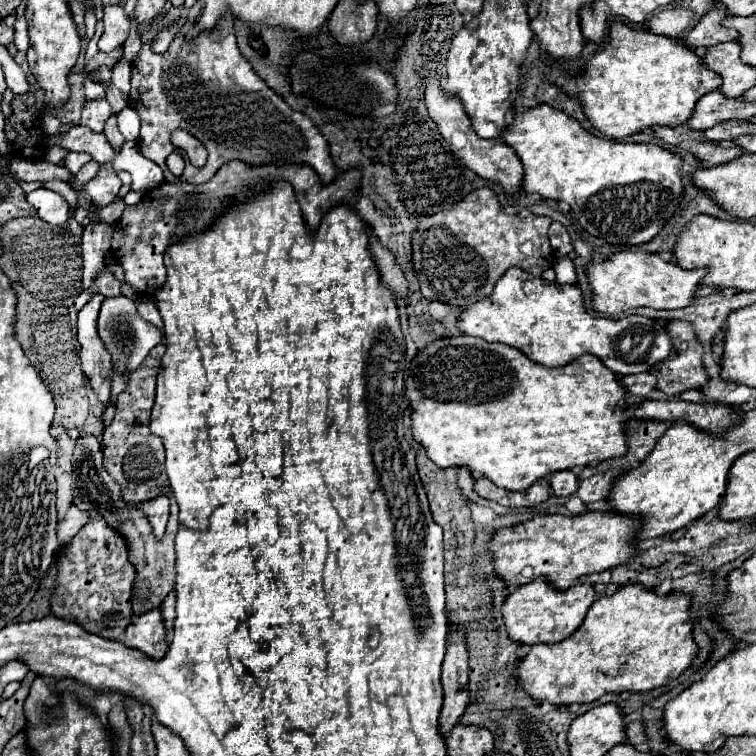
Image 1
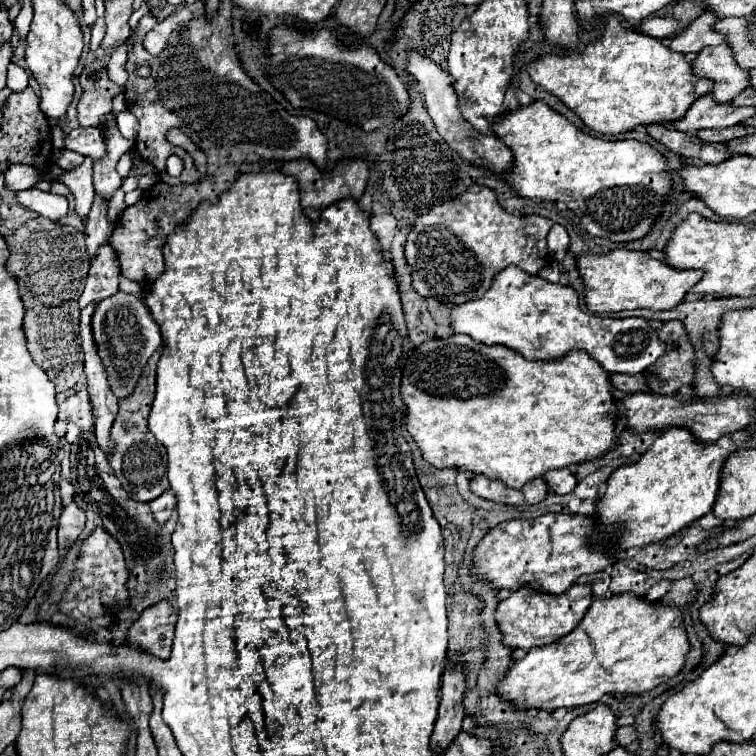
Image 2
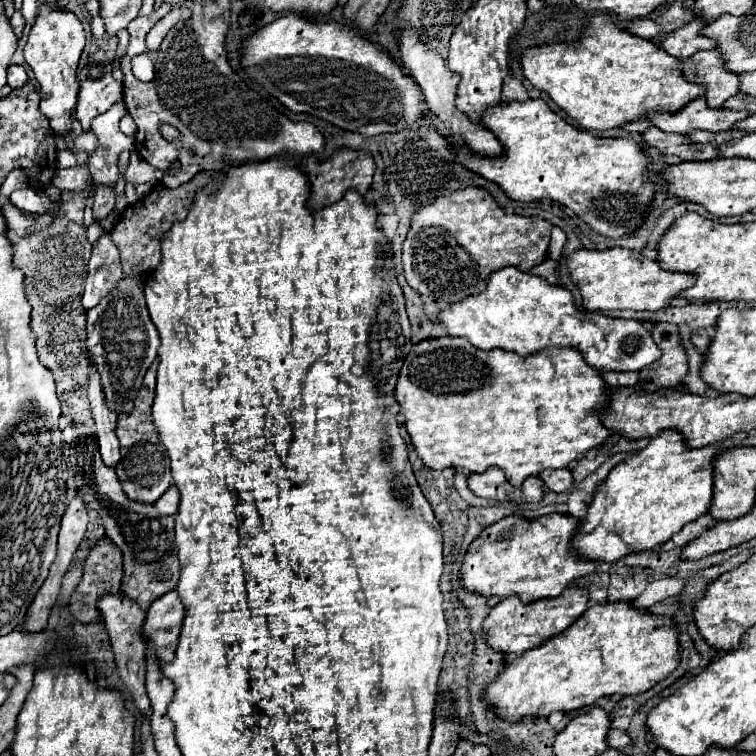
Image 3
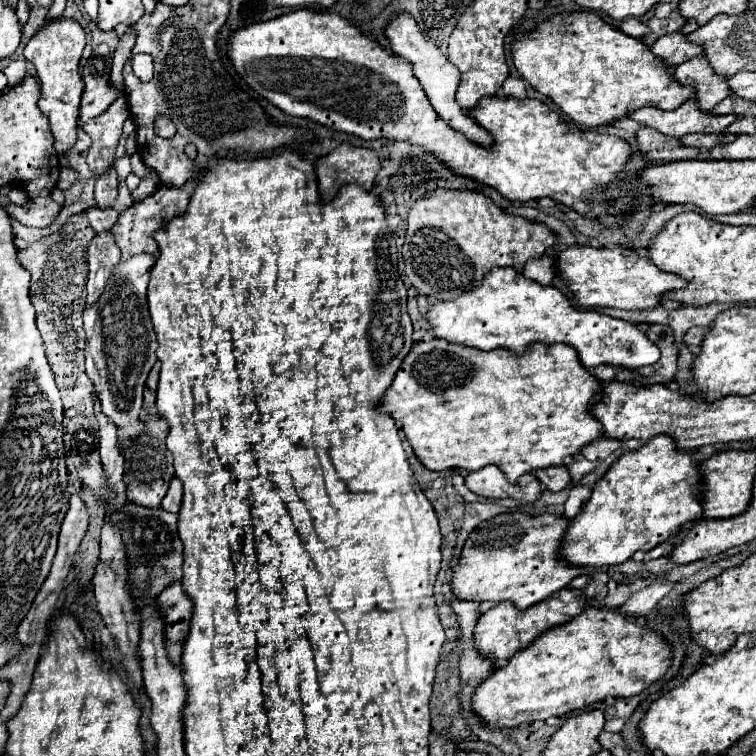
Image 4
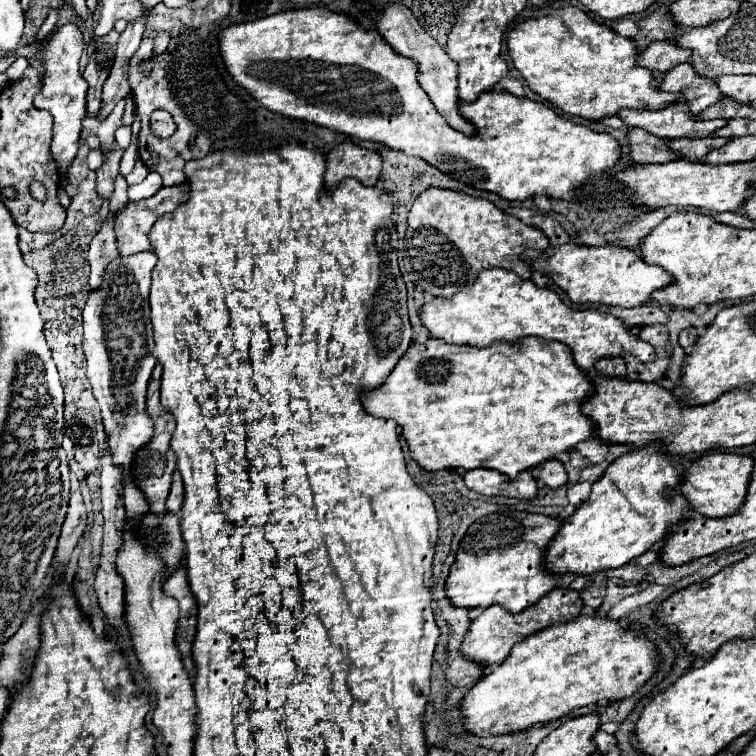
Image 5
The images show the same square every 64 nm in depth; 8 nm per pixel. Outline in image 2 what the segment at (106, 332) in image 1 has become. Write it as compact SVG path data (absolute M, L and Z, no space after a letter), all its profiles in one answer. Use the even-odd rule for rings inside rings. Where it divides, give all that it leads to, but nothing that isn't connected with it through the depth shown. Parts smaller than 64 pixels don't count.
M118 290L116 294L112 294L96 304L94 314L92 314L92 336L94 336L94 344L98 348L98 354L102 358L104 370L108 374L108 386L110 386L112 394L118 400L128 398L134 392L138 378L142 376L144 364L162 344L158 324L152 320L148 308L144 306L144 302L138 296Z

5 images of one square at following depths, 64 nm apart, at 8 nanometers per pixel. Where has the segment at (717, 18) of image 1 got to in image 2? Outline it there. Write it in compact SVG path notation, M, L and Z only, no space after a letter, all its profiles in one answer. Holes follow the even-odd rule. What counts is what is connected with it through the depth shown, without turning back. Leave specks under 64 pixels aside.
M706 10L692 24L688 24L682 32L668 38L666 40L668 48L672 48L674 52L680 52L680 54L696 54L706 46L724 44L726 36L714 30L714 22L716 22L716 16Z

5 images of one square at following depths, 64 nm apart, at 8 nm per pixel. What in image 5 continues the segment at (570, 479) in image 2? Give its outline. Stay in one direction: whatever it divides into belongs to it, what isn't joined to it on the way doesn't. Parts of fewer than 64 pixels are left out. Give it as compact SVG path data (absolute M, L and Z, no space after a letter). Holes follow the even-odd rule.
M556 458L546 460L544 464L536 466L536 468L532 470L532 476L534 476L540 484L550 486L550 488L560 488L560 486L564 486L566 480L568 480L562 462L556 460Z

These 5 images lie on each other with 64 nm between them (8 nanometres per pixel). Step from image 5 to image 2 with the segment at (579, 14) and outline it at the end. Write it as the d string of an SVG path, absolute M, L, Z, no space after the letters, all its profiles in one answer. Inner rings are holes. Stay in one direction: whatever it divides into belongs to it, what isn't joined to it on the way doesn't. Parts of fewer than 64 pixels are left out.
M614 16L606 18L606 28L602 36L590 42L582 52L540 56L528 64L528 74L534 84L542 86L552 96L562 100L562 104L574 110L590 130L608 136L634 130L640 124L672 124L674 120L680 120L680 116L684 116L694 100L708 94L708 88L712 88L712 80L696 80L696 76L688 72L688 62L684 56L672 52L658 38L622 28Z

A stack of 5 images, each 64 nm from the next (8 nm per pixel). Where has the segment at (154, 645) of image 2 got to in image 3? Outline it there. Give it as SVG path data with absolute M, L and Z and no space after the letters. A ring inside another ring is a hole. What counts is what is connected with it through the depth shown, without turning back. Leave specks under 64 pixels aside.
M176 590L160 596L150 608L142 626L144 640L152 640L162 662L172 662L184 622L184 604Z

